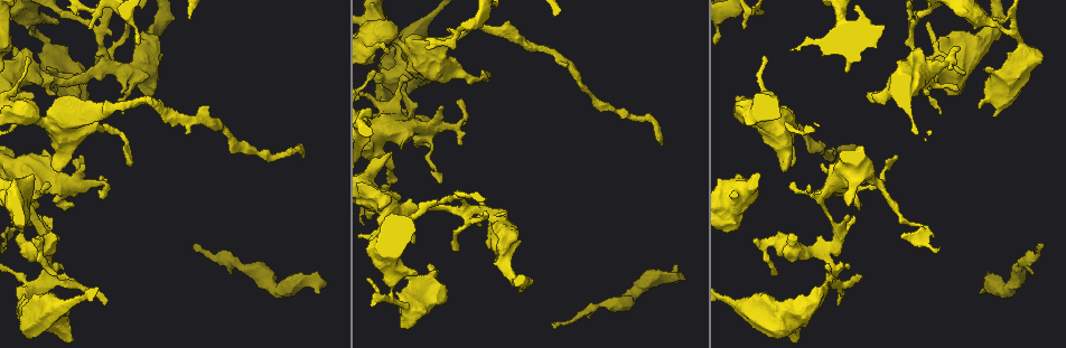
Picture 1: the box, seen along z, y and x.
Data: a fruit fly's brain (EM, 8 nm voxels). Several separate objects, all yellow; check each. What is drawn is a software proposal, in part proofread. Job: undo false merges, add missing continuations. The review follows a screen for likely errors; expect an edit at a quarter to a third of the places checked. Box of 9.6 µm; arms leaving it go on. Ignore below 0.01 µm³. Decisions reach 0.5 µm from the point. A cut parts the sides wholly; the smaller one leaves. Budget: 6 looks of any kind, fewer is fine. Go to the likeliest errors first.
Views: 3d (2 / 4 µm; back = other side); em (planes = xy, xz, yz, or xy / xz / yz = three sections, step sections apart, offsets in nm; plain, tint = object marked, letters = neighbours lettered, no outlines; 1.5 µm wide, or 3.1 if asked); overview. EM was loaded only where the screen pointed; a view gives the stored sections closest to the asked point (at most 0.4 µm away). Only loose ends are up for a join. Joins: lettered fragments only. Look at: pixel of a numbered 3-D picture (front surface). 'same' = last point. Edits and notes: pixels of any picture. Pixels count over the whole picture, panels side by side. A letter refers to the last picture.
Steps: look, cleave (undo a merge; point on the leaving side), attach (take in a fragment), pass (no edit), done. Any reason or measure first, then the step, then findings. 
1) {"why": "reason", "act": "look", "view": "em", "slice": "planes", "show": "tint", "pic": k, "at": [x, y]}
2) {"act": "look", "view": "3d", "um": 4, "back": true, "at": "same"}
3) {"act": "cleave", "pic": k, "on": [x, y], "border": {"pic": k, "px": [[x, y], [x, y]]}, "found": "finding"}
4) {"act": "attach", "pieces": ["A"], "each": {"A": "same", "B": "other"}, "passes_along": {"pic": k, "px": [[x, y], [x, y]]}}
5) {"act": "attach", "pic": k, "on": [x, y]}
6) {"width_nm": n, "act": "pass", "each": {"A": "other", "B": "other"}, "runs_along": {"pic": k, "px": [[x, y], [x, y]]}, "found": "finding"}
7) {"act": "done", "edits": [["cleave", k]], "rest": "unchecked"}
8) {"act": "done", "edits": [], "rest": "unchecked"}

{"act": "look", "view": "3d", "um": 2, "pic": 1, "at": [65, 187]}

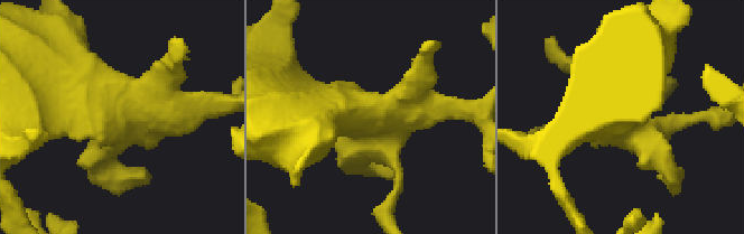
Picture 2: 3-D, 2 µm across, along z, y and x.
{"act": "look", "view": "em", "slice": "planes", "show": "plain", "pic": 2, "at": [366, 114]}

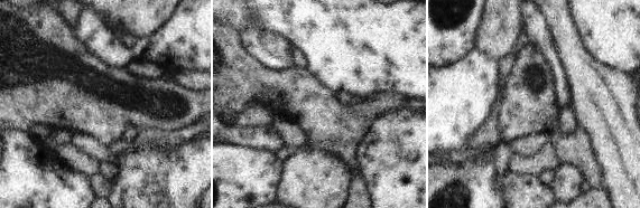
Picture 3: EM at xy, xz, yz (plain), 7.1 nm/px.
{"why": "what lies round it", "act": "look", "view": "em", "slice": "planes", "show": "letters", "at": "same"}

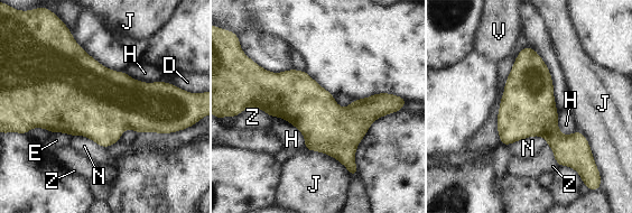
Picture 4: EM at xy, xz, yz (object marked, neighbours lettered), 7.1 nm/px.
{"width_nm": 320, "longest_contact_nm": ["J", 400], "act": "pass", "each": {"D": "other", "E": "other", "H": "other", "J": "other", "N": "other", "V": "other", "Z": "other"}, "found": "continuous, no second cell"}

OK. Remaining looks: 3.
{"why": "branch stops here", "act": "look", "view": "em", "slice": "planes", "show": "letters", "pic": 1, "at": [195, 243]}

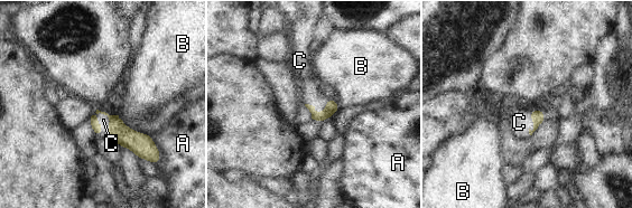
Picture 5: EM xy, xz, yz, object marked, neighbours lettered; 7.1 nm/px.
{"width_nm": 90, "act": "attach", "pieces": ["C"], "each": {"A": "other", "B": "other", "C": "same"}, "passes_along": {"pic": 5, "px": [[127, 138], [109, 120], [103, 120]]}, "found": "it goes on there"}

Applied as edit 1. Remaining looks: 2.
{"act": "done", "edits": [["attach", 5]], "rest": "unchecked"}

